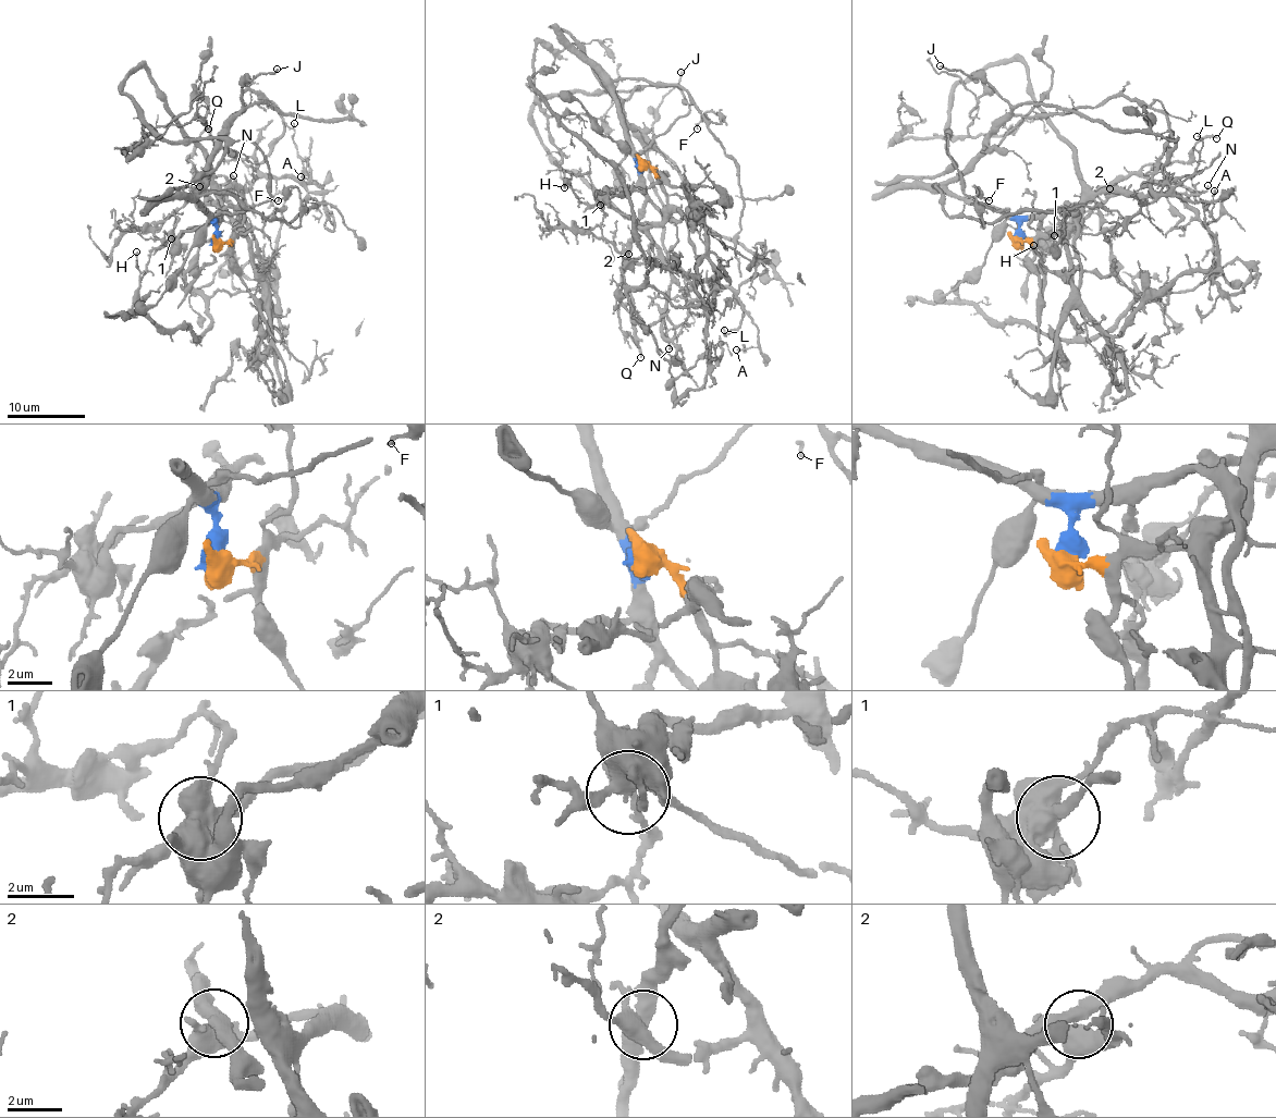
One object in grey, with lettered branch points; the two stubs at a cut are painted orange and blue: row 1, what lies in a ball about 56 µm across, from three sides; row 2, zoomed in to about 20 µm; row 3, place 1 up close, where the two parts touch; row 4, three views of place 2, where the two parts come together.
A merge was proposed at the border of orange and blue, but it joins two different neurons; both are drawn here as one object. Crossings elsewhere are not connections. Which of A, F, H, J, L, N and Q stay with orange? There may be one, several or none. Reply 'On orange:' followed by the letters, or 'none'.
On orange: A, H, L, N

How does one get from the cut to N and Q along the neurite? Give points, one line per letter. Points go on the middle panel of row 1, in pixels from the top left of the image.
N: (639, 163), (651, 170), (666, 198), (665, 217), (648, 233), (671, 275), (665, 335), (671, 345), (669, 348)
Q: (639, 163), (645, 205), (634, 241), (628, 246), (618, 317), (641, 357)

